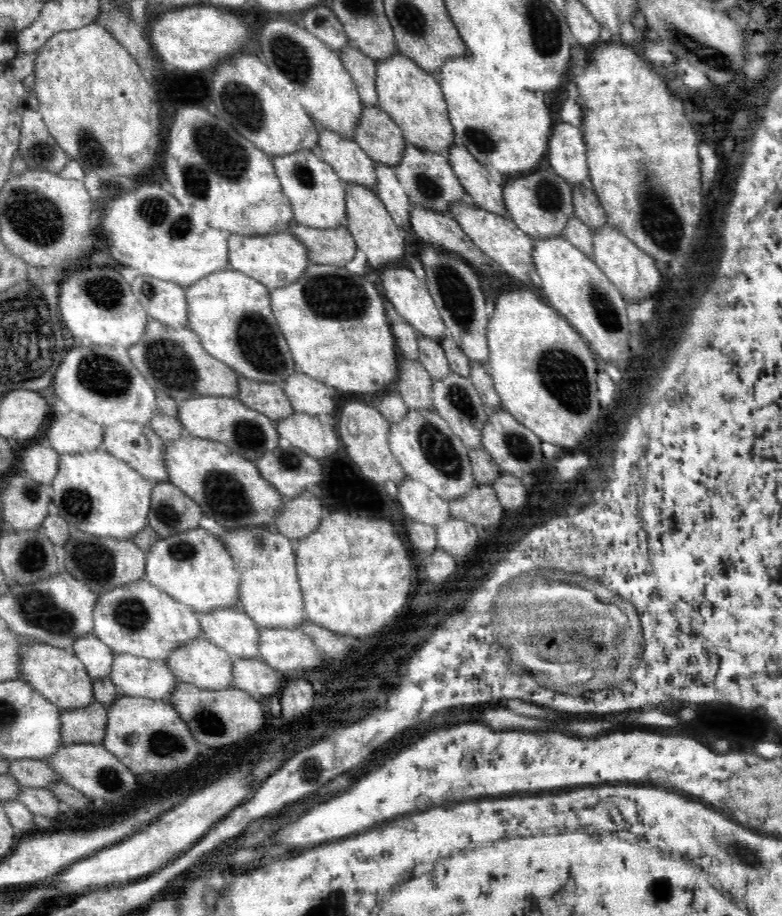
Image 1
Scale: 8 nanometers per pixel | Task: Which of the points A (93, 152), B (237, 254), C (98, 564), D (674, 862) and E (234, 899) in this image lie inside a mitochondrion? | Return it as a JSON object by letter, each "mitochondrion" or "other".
{"A":"mitochondrion","B":"other","C":"mitochondrion","D":"other","E":"other"}

